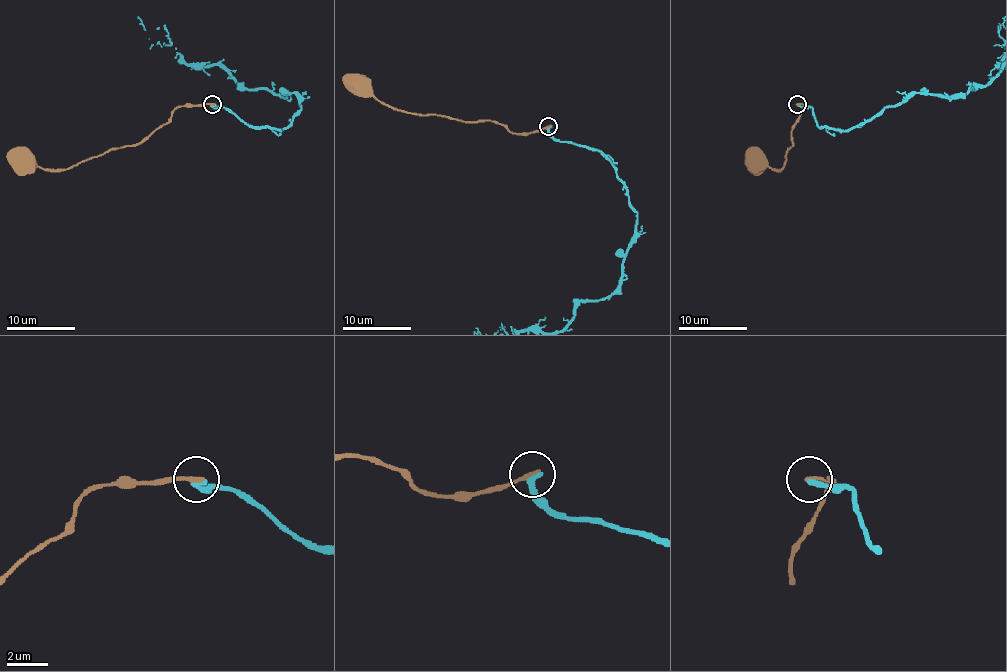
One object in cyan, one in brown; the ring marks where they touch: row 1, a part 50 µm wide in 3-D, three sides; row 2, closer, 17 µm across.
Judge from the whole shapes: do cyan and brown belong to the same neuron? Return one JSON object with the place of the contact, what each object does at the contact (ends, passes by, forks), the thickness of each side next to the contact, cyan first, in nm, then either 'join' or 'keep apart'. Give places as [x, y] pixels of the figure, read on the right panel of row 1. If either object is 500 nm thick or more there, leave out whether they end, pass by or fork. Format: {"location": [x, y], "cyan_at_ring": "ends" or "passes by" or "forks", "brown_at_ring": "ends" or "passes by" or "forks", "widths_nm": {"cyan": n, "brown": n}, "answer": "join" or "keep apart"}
{"location": [797, 104], "cyan_at_ring": "ends", "brown_at_ring": "ends", "widths_nm": {"cyan": 300, "brown": 240}, "answer": "join"}

